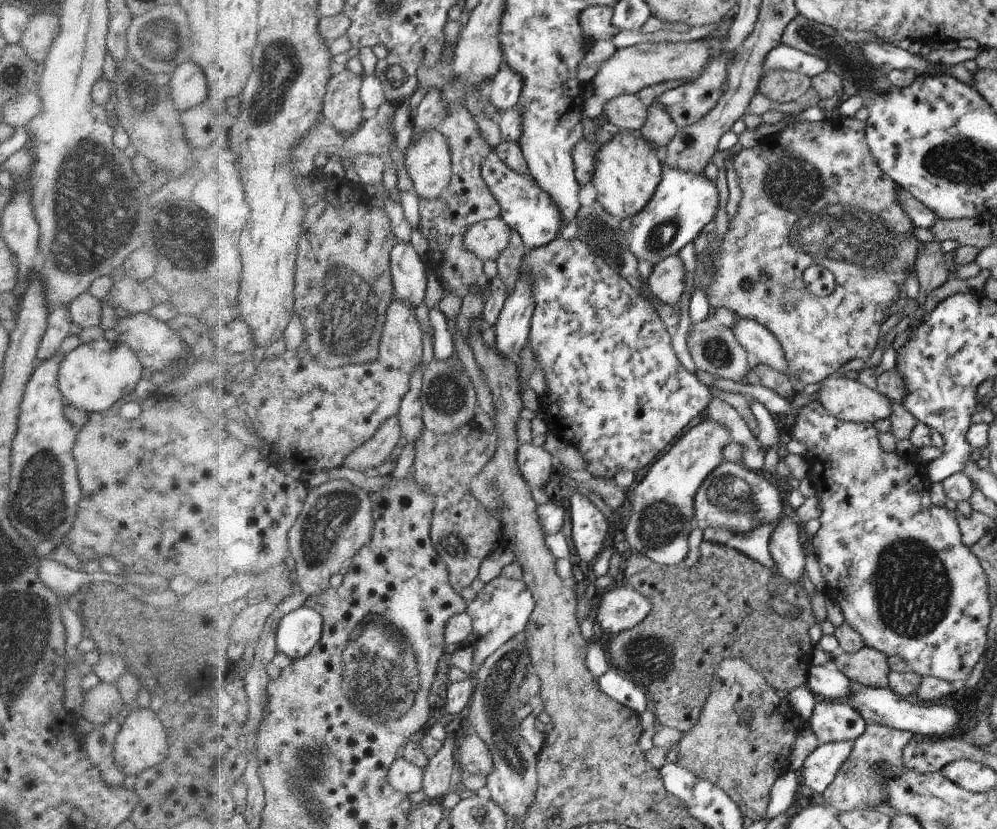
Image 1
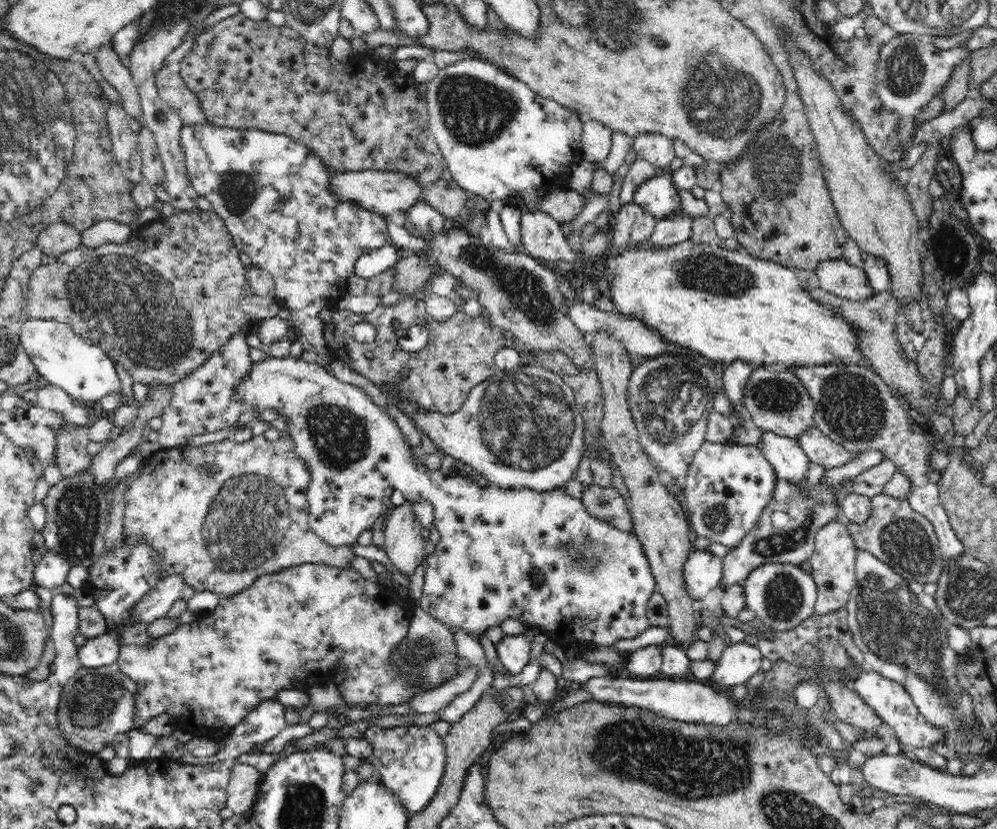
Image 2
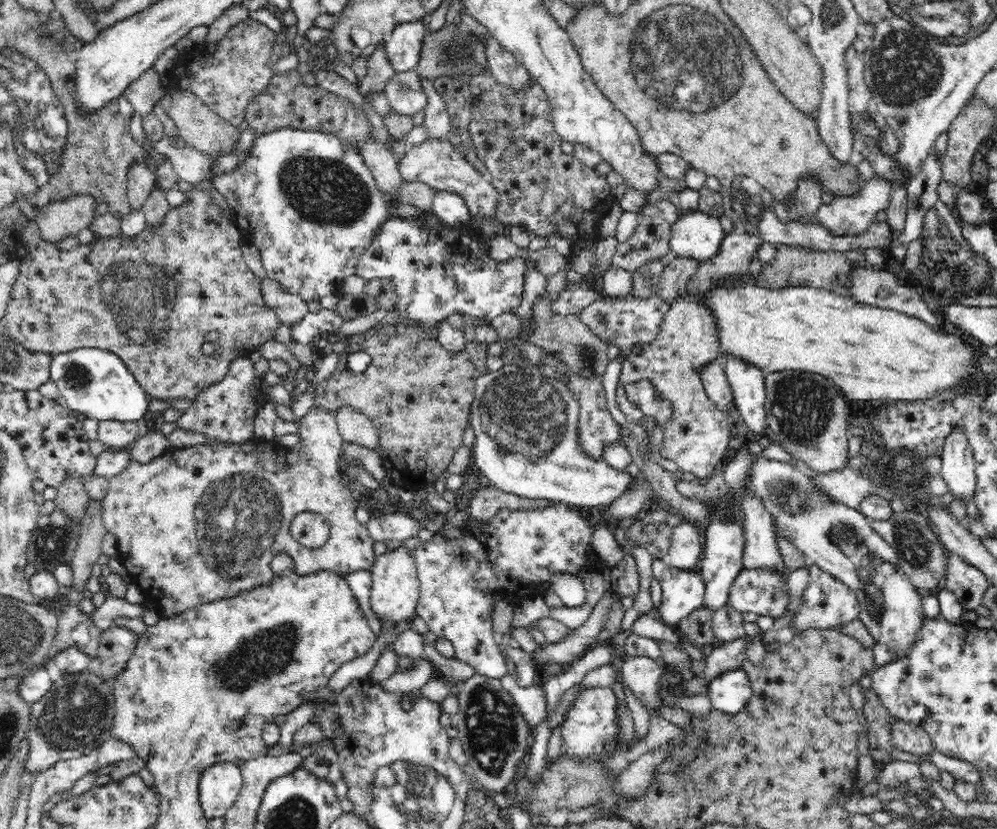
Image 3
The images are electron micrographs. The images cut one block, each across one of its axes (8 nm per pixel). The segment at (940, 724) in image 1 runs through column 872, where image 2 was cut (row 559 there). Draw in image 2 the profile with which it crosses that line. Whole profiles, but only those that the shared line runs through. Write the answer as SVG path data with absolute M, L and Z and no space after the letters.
M693 549L684 564L684 584L692 599L703 599L719 586L723 575L723 559L706 549Z

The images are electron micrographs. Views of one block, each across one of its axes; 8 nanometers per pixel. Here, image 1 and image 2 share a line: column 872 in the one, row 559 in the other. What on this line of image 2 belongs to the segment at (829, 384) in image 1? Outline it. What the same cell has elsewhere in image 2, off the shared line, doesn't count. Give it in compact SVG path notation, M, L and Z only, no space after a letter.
M406 499L389 513L385 528L385 552L401 574L410 576L425 560L422 524L416 519L412 504Z

